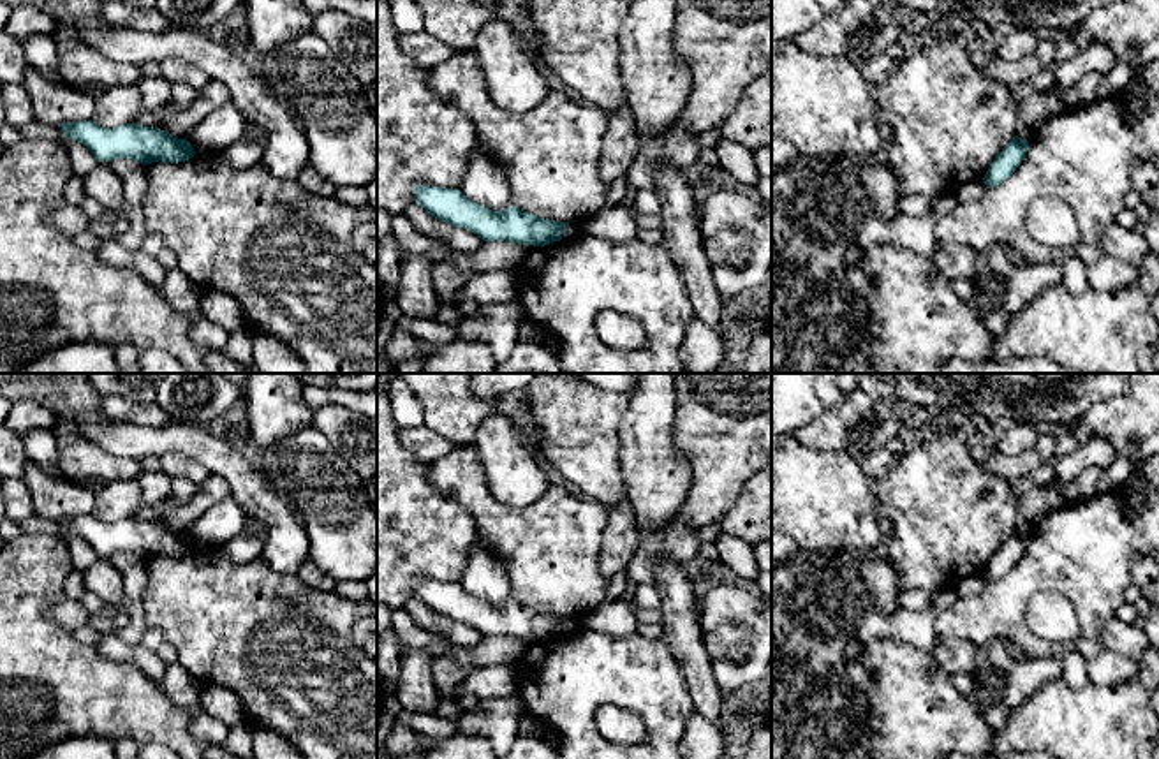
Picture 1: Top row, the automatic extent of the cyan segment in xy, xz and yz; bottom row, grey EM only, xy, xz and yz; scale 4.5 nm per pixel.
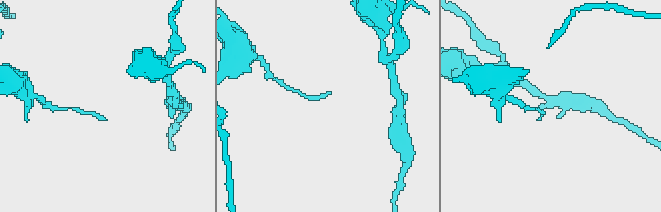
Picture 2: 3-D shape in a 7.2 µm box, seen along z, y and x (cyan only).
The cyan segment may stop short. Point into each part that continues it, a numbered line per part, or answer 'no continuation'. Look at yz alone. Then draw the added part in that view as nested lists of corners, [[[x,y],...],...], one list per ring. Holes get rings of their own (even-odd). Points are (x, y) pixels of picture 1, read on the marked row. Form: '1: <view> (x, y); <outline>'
no continuation

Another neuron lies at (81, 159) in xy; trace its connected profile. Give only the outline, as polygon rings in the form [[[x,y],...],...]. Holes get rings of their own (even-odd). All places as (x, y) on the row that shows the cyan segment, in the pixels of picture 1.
[[[37,120],[19,129],[23,139],[49,139],[62,143],[70,155],[72,176],[85,178],[99,166],[93,153],[81,143],[67,139],[58,125],[41,123]]]

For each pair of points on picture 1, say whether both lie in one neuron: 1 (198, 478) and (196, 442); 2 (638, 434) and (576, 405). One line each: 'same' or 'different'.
1: different
2: different

